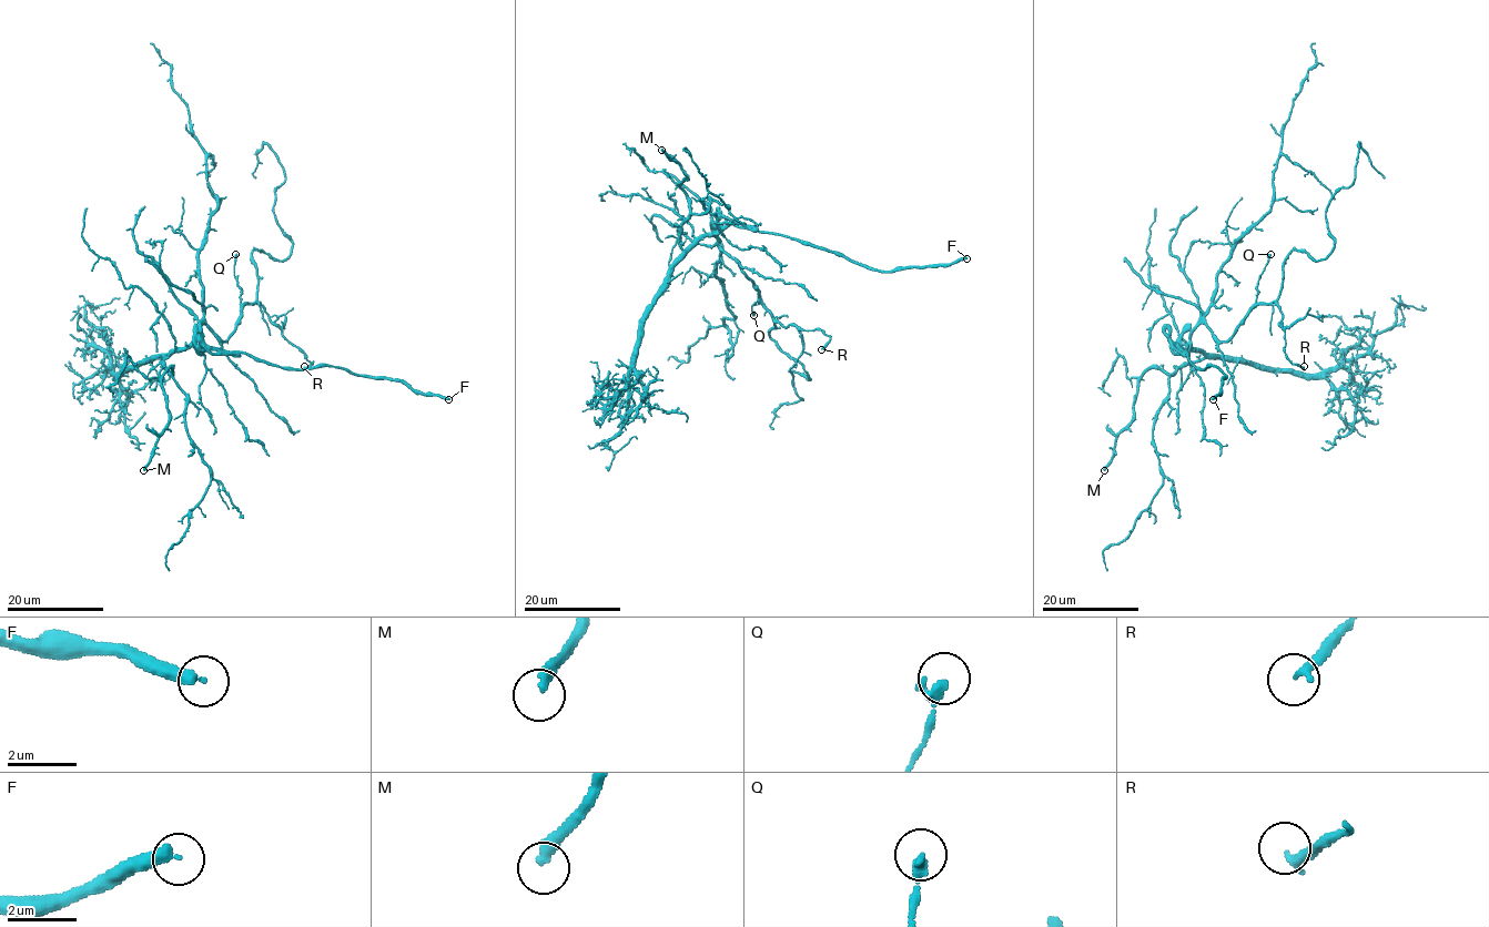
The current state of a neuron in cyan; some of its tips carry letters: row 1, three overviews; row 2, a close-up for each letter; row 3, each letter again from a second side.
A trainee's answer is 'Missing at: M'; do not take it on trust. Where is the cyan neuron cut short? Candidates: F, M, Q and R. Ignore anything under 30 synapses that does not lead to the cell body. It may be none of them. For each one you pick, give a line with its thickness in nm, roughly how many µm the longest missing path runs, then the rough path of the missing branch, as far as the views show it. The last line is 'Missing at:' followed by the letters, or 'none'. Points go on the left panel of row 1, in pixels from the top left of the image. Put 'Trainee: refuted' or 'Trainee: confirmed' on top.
Trainee: refuted
Missing at: none

